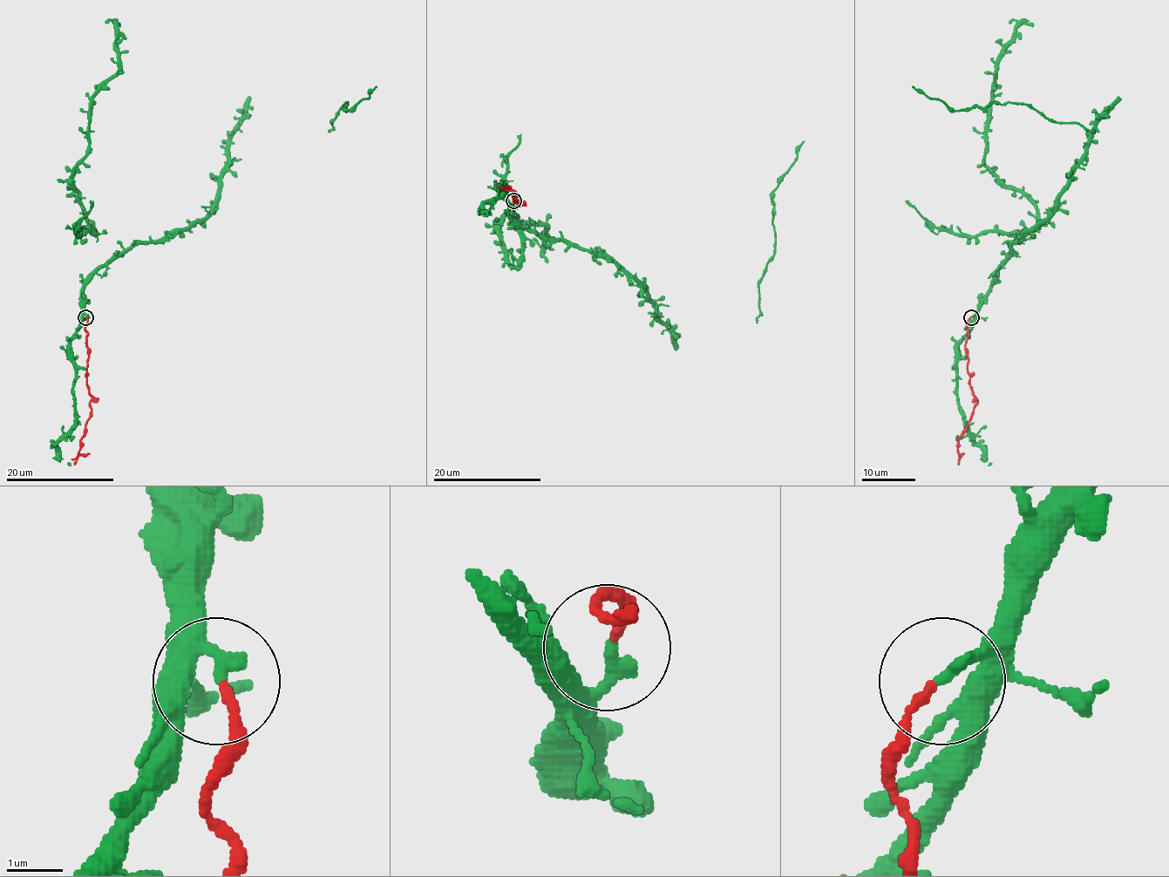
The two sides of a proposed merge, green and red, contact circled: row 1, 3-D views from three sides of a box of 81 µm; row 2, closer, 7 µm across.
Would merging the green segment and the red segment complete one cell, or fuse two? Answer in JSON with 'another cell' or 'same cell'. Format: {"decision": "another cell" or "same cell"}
{"decision": "another cell"}

